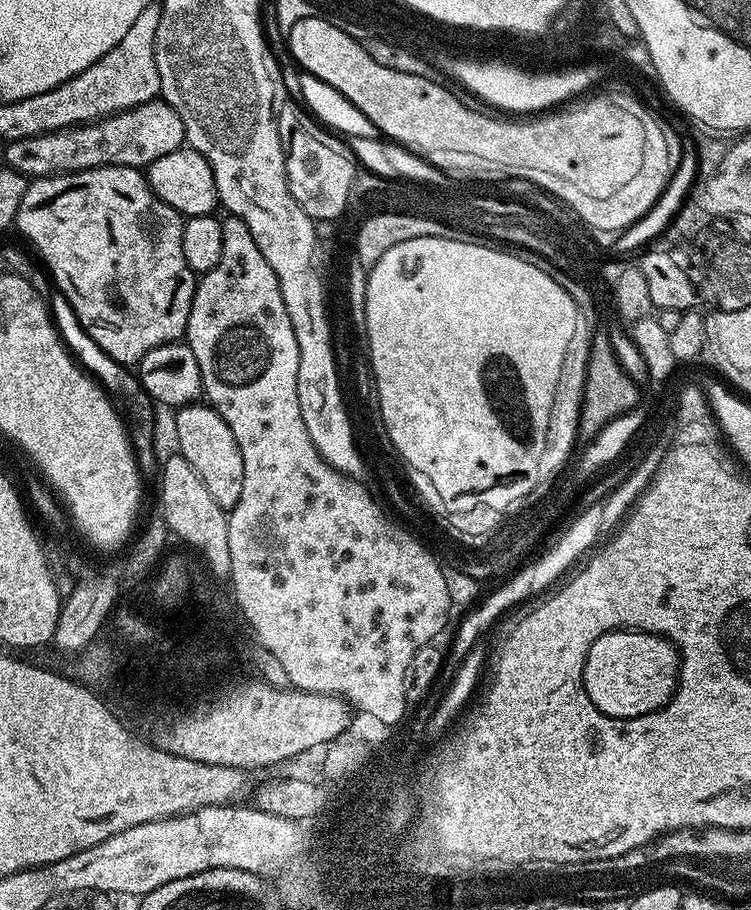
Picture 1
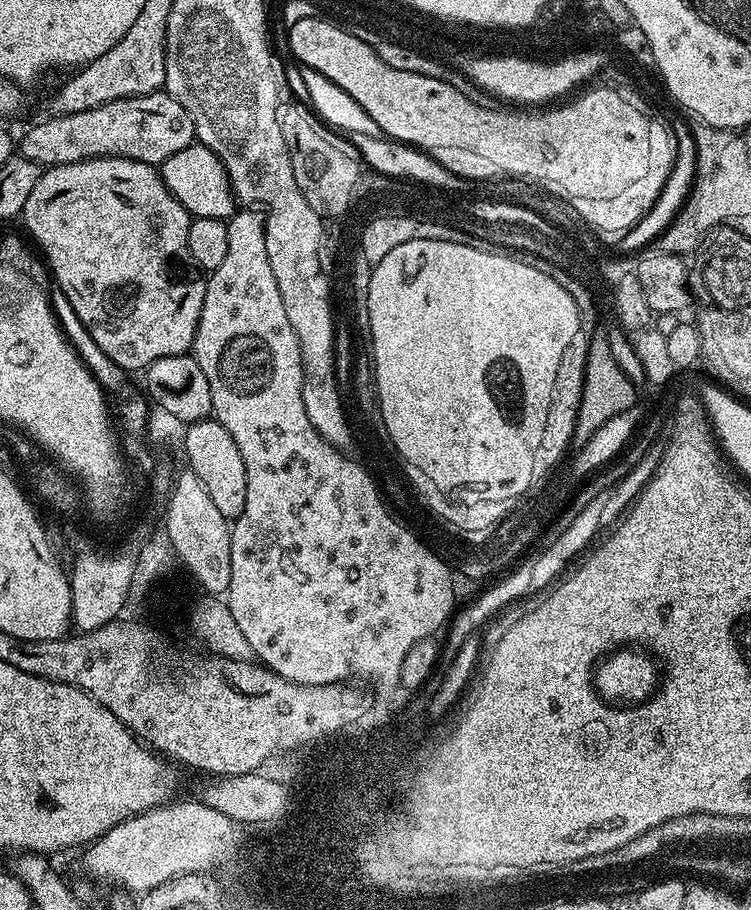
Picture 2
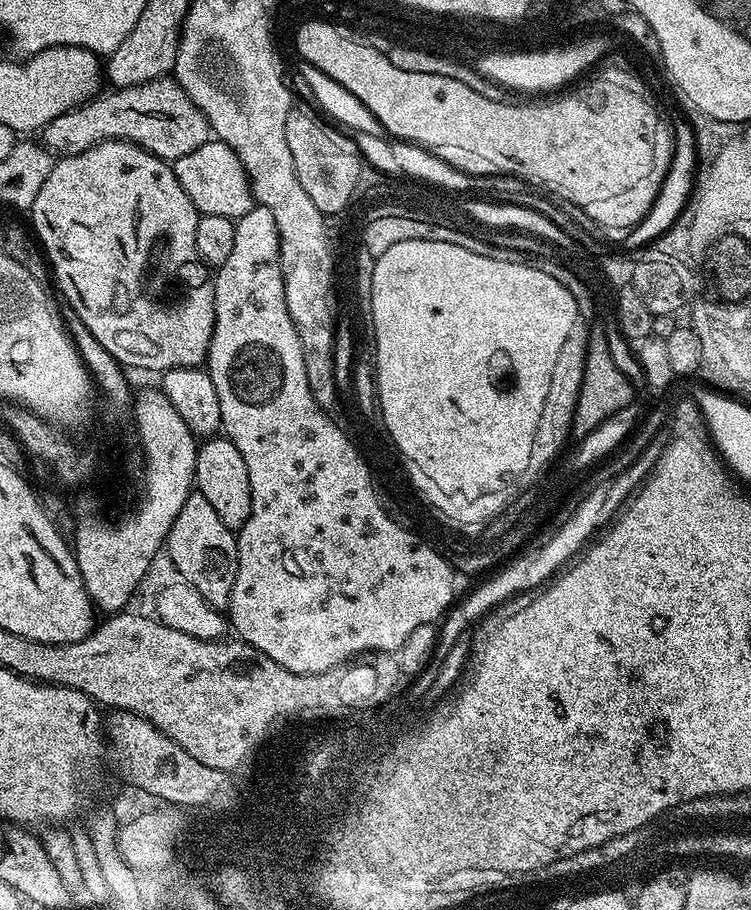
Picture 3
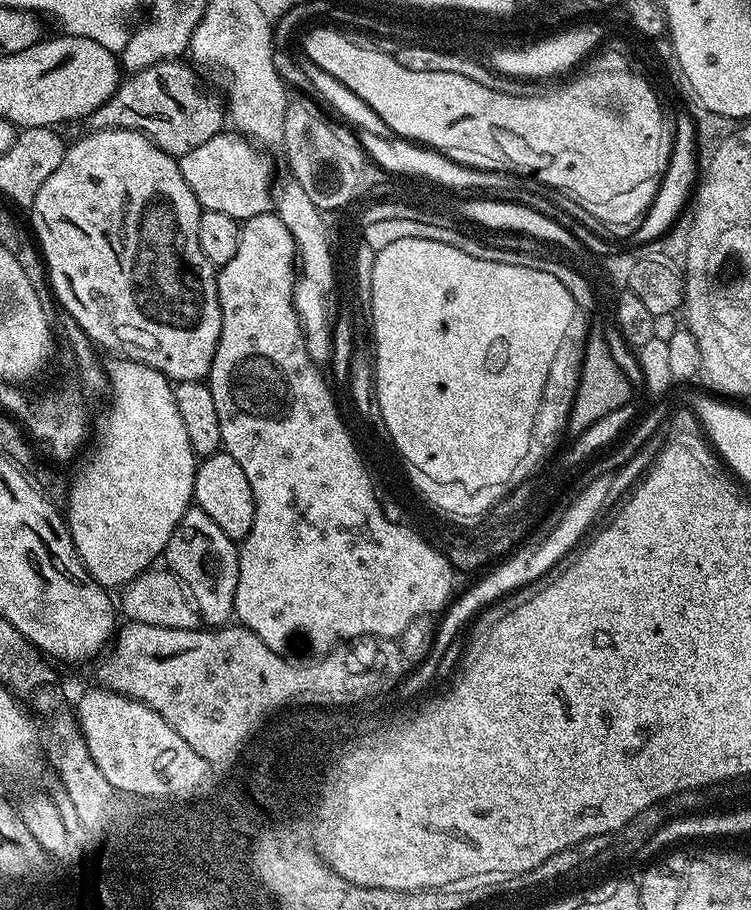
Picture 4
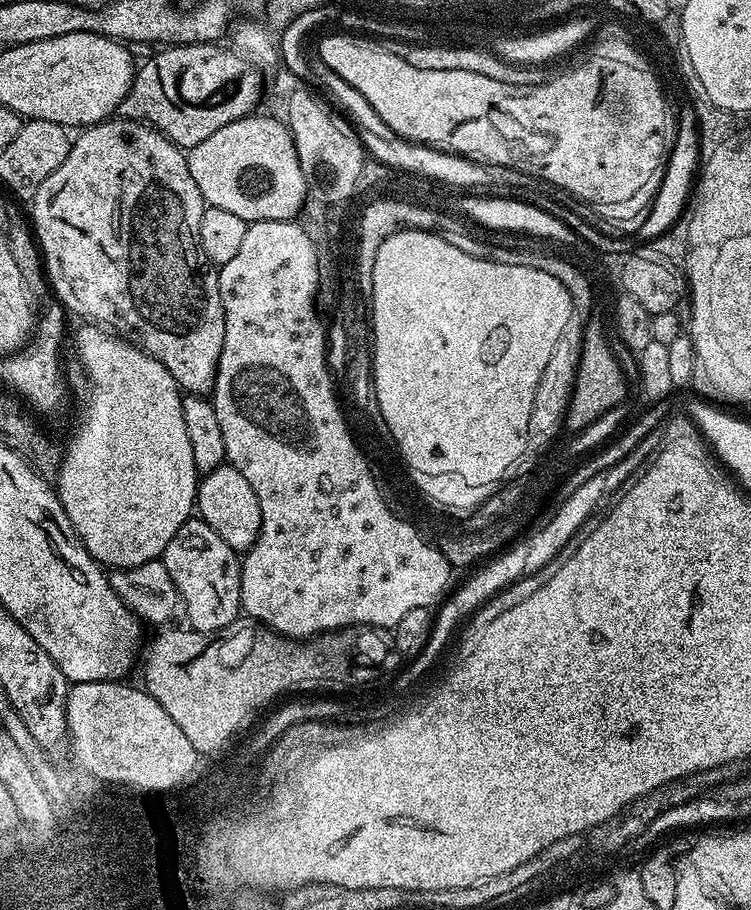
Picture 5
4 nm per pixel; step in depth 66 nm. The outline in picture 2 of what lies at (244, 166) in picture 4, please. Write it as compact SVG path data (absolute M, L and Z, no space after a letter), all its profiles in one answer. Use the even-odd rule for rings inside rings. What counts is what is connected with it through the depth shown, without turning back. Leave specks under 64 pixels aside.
M193 142L186 150L178 150L178 154L170 154L158 165L158 171L166 190L182 202L188 215L193 218L218 218L227 221L237 211L238 204L232 194L228 181L228 172L222 162L205 144Z

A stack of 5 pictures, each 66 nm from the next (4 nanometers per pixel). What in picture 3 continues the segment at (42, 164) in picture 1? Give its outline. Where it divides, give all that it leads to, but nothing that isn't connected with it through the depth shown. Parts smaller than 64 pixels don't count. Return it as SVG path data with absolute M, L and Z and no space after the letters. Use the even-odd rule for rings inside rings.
M159 76L156 80L142 82L138 86L126 86L106 92L93 96L91 100L78 105L77 108L66 110L66 114L58 114L54 122L50 122L42 129L44 147L57 157L63 158L82 154L104 140L122 140L136 145L143 152L154 154L160 160L174 162L182 158L182 154L198 150L198 146L207 144L210 139L208 119L200 113L198 106L194 106L192 99L180 89L175 79Z

